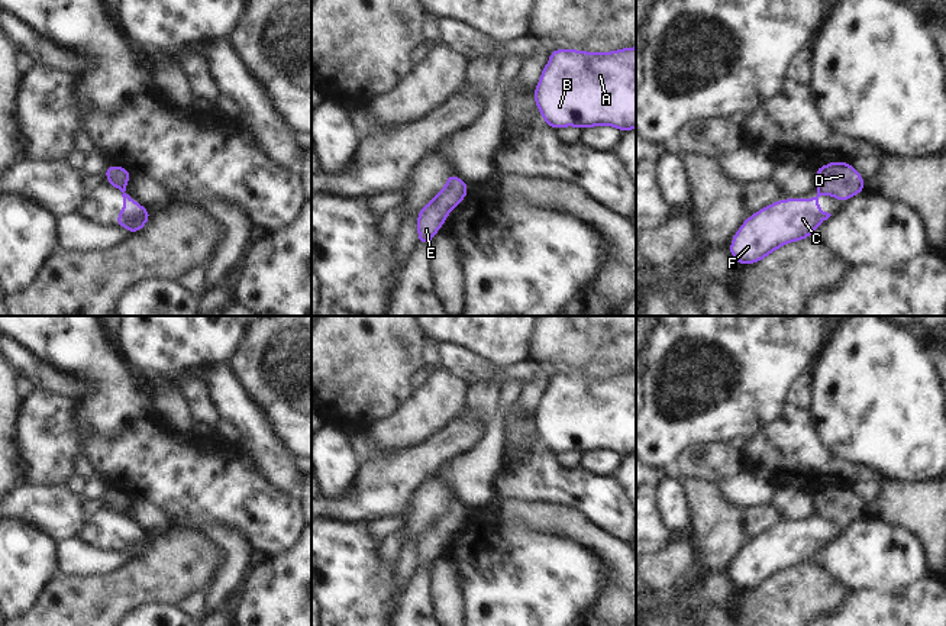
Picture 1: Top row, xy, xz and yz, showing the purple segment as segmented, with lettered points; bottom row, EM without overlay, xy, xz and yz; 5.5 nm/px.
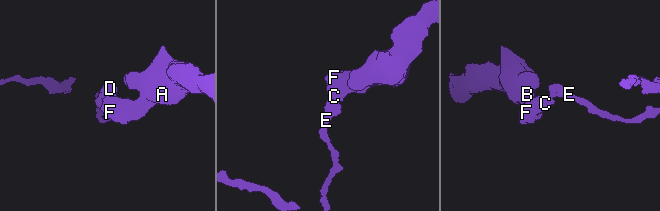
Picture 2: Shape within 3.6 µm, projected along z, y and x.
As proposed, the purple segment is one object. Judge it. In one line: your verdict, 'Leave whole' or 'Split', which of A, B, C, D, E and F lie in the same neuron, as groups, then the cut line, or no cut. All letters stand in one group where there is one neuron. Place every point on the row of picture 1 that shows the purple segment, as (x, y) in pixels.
Split. Groups: A B C F / D E. Split along yz (817, 192), (822, 193).

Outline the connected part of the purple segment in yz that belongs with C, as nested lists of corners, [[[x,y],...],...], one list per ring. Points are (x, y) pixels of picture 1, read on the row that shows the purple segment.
[[[817,193],[811,199],[781,199],[750,213],[734,232],[729,254],[737,265],[752,265],[787,243],[808,239],[832,214],[819,209]]]

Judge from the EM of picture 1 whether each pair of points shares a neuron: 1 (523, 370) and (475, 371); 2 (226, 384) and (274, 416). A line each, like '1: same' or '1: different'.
1: same
2: different

